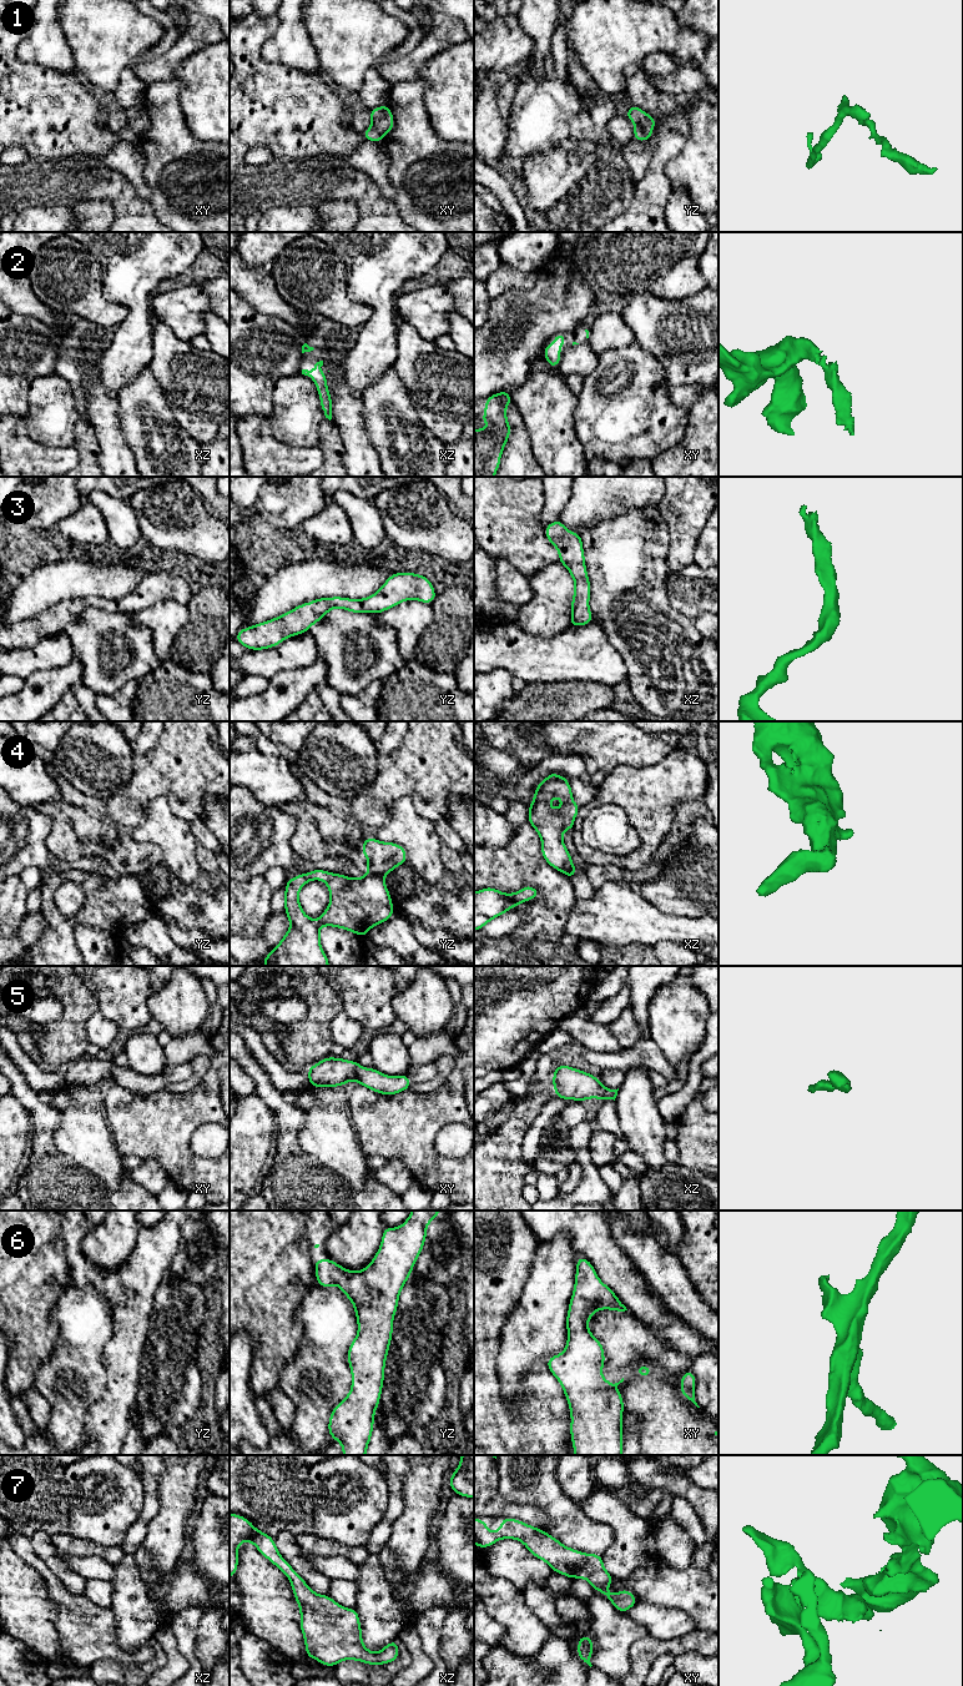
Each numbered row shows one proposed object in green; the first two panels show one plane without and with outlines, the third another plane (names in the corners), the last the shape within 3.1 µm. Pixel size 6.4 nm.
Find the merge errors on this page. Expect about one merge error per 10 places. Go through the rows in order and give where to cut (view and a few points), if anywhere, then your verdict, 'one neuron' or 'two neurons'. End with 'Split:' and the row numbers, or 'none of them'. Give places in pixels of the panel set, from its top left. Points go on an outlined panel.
1: cut none; one neuron
2: cut none; one neuron
3: cut none; one neuron
4: cut yz (371, 872), (382, 876); two neurons
5: cut none; one neuron
6: cut none; one neuron
7: cut none; one neuron
Split: 4

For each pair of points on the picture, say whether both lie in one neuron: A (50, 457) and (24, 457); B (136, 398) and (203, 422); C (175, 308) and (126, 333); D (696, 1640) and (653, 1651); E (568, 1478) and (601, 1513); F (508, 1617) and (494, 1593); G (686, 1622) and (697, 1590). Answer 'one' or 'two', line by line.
A: one
B: two
C: two
D: one
E: two
F: one
G: two

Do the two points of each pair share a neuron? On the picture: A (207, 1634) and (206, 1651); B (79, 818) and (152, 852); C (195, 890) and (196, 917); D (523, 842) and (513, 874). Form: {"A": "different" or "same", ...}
{"A": "same", "B": "same", "C": "same", "D": "same"}

